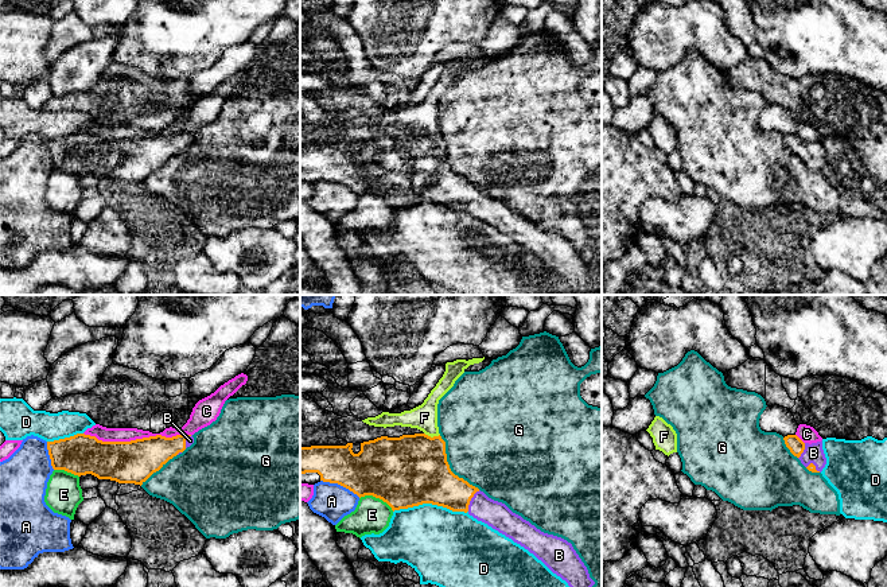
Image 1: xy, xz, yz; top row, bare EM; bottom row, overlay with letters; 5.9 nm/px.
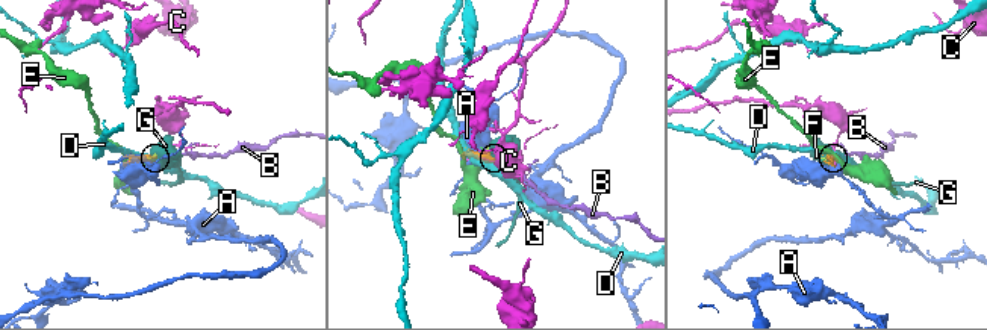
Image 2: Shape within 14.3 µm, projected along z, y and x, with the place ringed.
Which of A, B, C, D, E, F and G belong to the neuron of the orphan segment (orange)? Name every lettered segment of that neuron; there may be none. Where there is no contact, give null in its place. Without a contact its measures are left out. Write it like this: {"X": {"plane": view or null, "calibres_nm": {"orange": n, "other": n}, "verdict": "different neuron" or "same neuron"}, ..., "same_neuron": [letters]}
{"A": {"plane": "xz", "calibres_nm": {"orange": 320, "other": 220}, "verdict": "different neuron"}, "B": {"plane": "xz", "calibres_nm": {"orange": 260, "other": 160}, "verdict": "same neuron"}, "C": {"plane": "xy", "calibres_nm": {"orange": 260, "other": 90}, "verdict": "different neuron"}, "D": {"plane": "xz", "calibres_nm": {"orange": 420, "other": 420}, "verdict": "different neuron"}, "E": {"plane": "xz", "calibres_nm": {"orange": 420, "other": 220}, "verdict": "different neuron"}, "F": {"plane": "xz", "calibres_nm": {"orange": 420, "other": 160}, "verdict": "same neuron"}, "G": {"plane": "xz", "calibres_nm": {"orange": 420, "other": 460}, "verdict": "different neuron"}, "same_neuron": ["B", "F"]}

